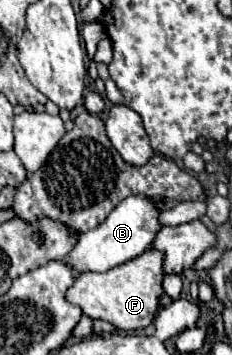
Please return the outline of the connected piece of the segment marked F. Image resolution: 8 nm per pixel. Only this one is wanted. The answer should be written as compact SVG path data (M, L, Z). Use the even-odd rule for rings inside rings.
M149 249L147 253L119 265L113 267L105 273L79 273L73 287L67 291L67 299L73 305L79 305L83 309L85 315L89 315L91 319L103 319L113 323L117 329L123 331L137 331L137 329L145 329L147 325L153 323L157 309L159 309L159 301L163 297L163 261L165 255L157 249Z

